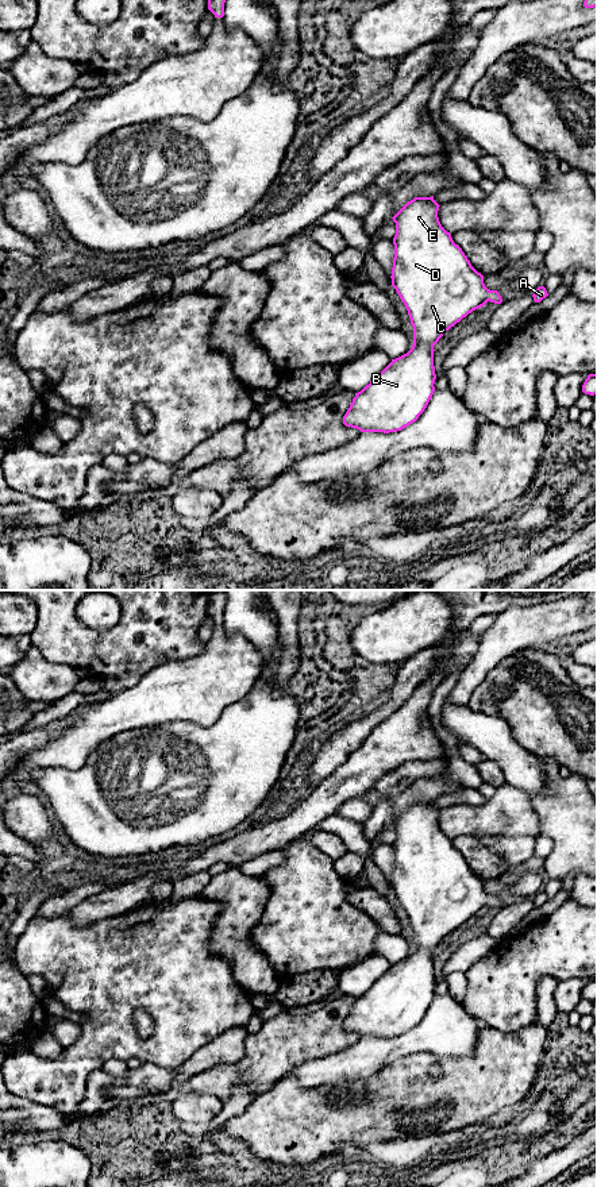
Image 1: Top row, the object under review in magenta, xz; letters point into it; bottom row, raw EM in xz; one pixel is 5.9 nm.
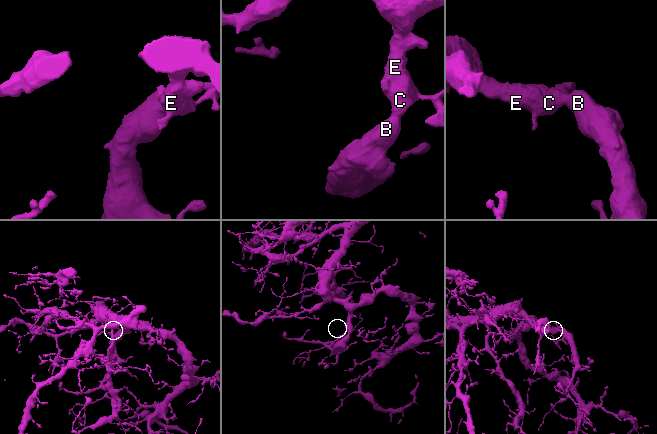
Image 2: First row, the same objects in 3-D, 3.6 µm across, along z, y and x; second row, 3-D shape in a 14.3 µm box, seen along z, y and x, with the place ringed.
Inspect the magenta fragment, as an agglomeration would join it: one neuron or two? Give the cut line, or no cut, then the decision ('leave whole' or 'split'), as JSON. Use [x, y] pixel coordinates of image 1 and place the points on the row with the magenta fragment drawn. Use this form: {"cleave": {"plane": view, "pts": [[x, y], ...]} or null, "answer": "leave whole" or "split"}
{"cleave": null, "answer": "leave whole"}

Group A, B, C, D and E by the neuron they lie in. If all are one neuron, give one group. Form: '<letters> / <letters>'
A B C D E

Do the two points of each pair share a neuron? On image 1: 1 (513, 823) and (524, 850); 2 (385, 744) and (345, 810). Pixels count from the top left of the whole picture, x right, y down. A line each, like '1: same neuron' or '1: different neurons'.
1: different neurons
2: different neurons

